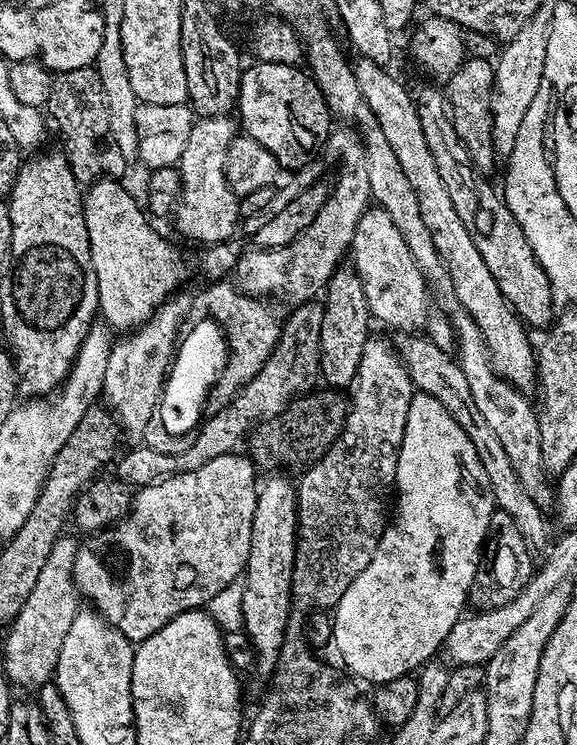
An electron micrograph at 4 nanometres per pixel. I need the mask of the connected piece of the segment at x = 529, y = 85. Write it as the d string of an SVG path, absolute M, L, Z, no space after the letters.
M546 2L514 34L512 40L507 41L499 49L498 55L494 60L496 69L496 86L492 93L492 147L495 155L506 158L514 150L514 142L518 138L518 126L522 126L522 118L526 118L526 110L530 110L530 102L534 102L534 94L538 94L538 86L542 86L542 66L546 66L546 42L548 41L548 27L552 24L553 5Z

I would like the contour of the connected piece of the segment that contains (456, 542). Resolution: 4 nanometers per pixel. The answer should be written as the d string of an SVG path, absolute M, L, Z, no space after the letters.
M416 392L413 395L410 402L410 414L406 414L406 430L398 454L395 491L395 515L391 517L390 523L384 529L382 538L378 542L378 550L374 550L374 558L370 558L370 566L366 566L366 570L362 570L362 574L358 574L358 578L354 578L354 582L350 582L350 590L346 590L346 594L342 594L342 598L336 603L334 615L331 617L334 648L340 651L340 656L344 659L343 667L353 677L359 678L361 681L363 681L362 679L369 680L369 685L372 686L385 684L415 673L443 649L444 639L465 615L468 591L474 582L476 569L480 566L482 549L488 538L490 520L498 512L496 499L490 490L490 478L486 478L486 474L482 470L482 461L478 458L478 450L474 450L474 442L470 442L470 438L466 438L466 430L462 430L462 426L458 426L458 422L454 422L454 418L442 406L442 402L438 402L438 398L432 398L425 392Z

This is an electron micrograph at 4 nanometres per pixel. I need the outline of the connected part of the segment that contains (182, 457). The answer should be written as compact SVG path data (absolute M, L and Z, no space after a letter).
M312 302L301 303L292 309L293 312L283 321L280 340L262 370L258 370L258 374L246 382L241 392L217 416L208 416L199 425L190 450L180 454L160 454L145 446L132 446L125 456L123 453L115 461L115 475L129 486L143 486L163 480L165 476L198 470L198 466L206 466L208 460L235 453L236 443L244 435L245 439L257 424L279 416L295 397L313 391L317 387L316 380L318 384L321 379L320 323L324 309Z

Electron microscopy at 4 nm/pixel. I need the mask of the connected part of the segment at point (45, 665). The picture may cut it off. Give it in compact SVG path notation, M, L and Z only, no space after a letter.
M68 534L61 535L54 550L50 550L50 558L46 558L46 566L42 566L42 571L38 573L38 582L34 582L34 590L30 590L26 606L22 606L7 629L9 632L4 640L2 671L8 675L9 685L17 689L35 689L53 679L58 650L62 650L62 642L65 641L77 612L82 608L82 597L72 577L77 547L75 539L72 541Z

